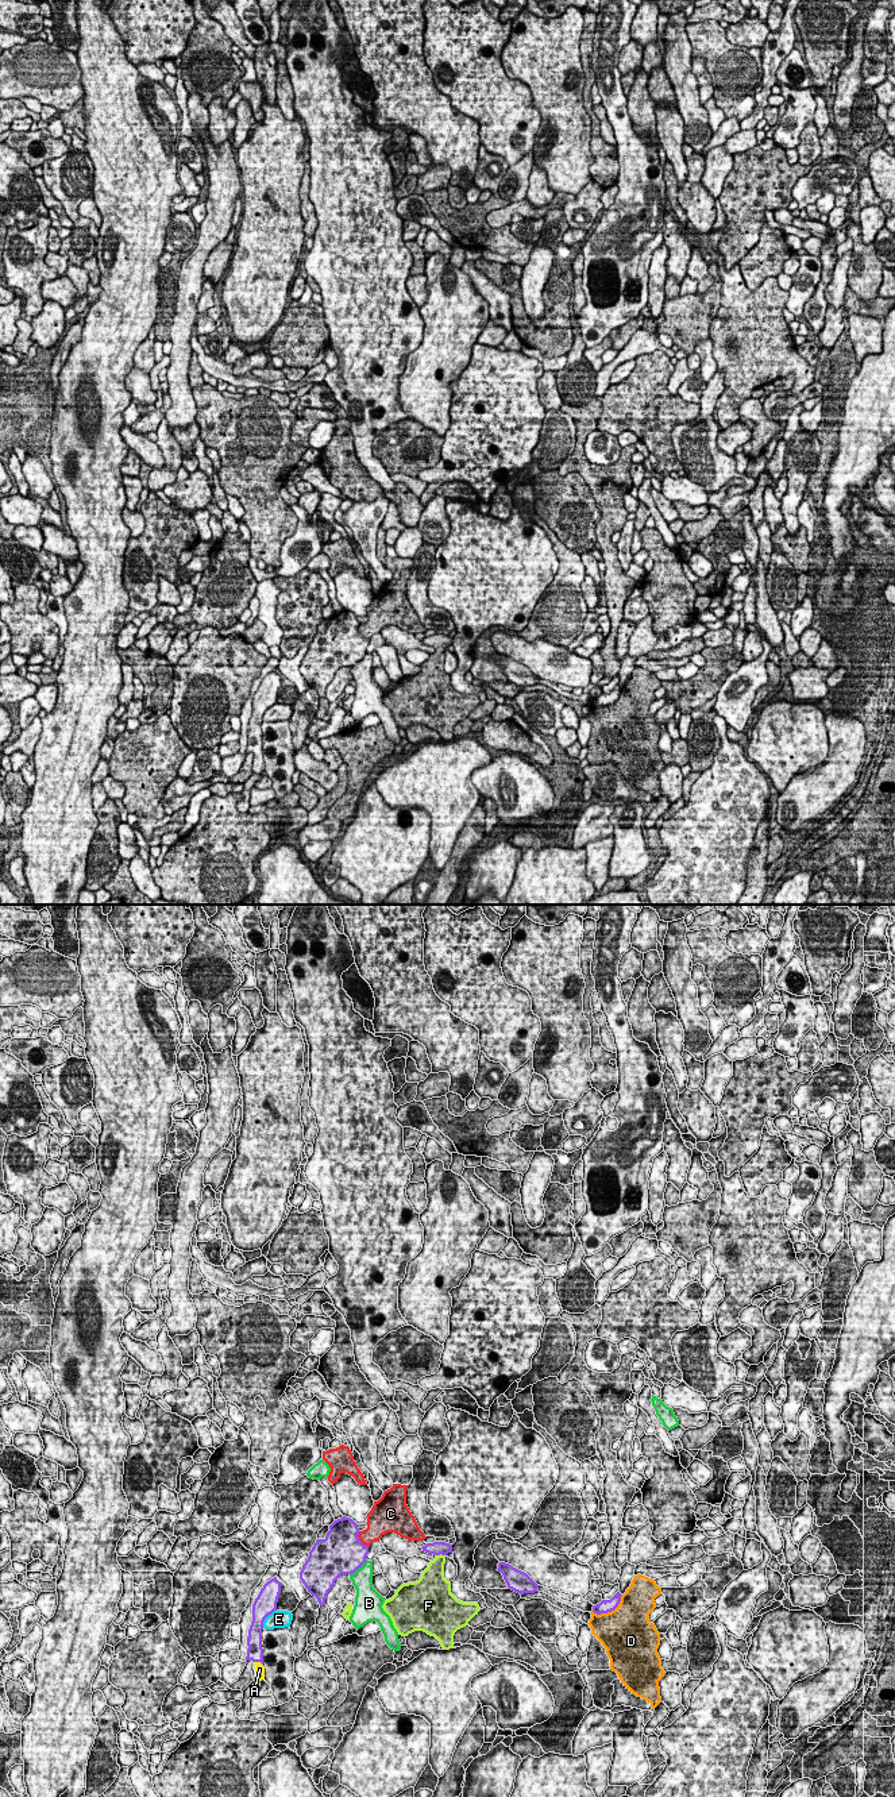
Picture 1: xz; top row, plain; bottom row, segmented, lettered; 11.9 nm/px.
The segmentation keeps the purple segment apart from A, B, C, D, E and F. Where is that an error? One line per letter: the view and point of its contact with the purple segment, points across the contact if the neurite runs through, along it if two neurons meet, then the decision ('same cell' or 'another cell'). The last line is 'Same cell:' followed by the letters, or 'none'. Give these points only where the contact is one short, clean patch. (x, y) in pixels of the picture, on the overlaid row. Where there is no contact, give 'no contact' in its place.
A: meets purple in xz at (258, 1661); same cell
B: meets purple in xz at (358, 1568); another cell
C: meets purple in xz at (359, 1541); border along xz (358, 1531), (358, 1538), (369, 1546); another cell
D: meets purple in xz at (609, 1611); another cell
E: meets purple in xz at (266, 1616); another cell
F: meets purple in xz at (440, 1553); border along xz (444, 1554), (436, 1556); another cell
Same cell: A

